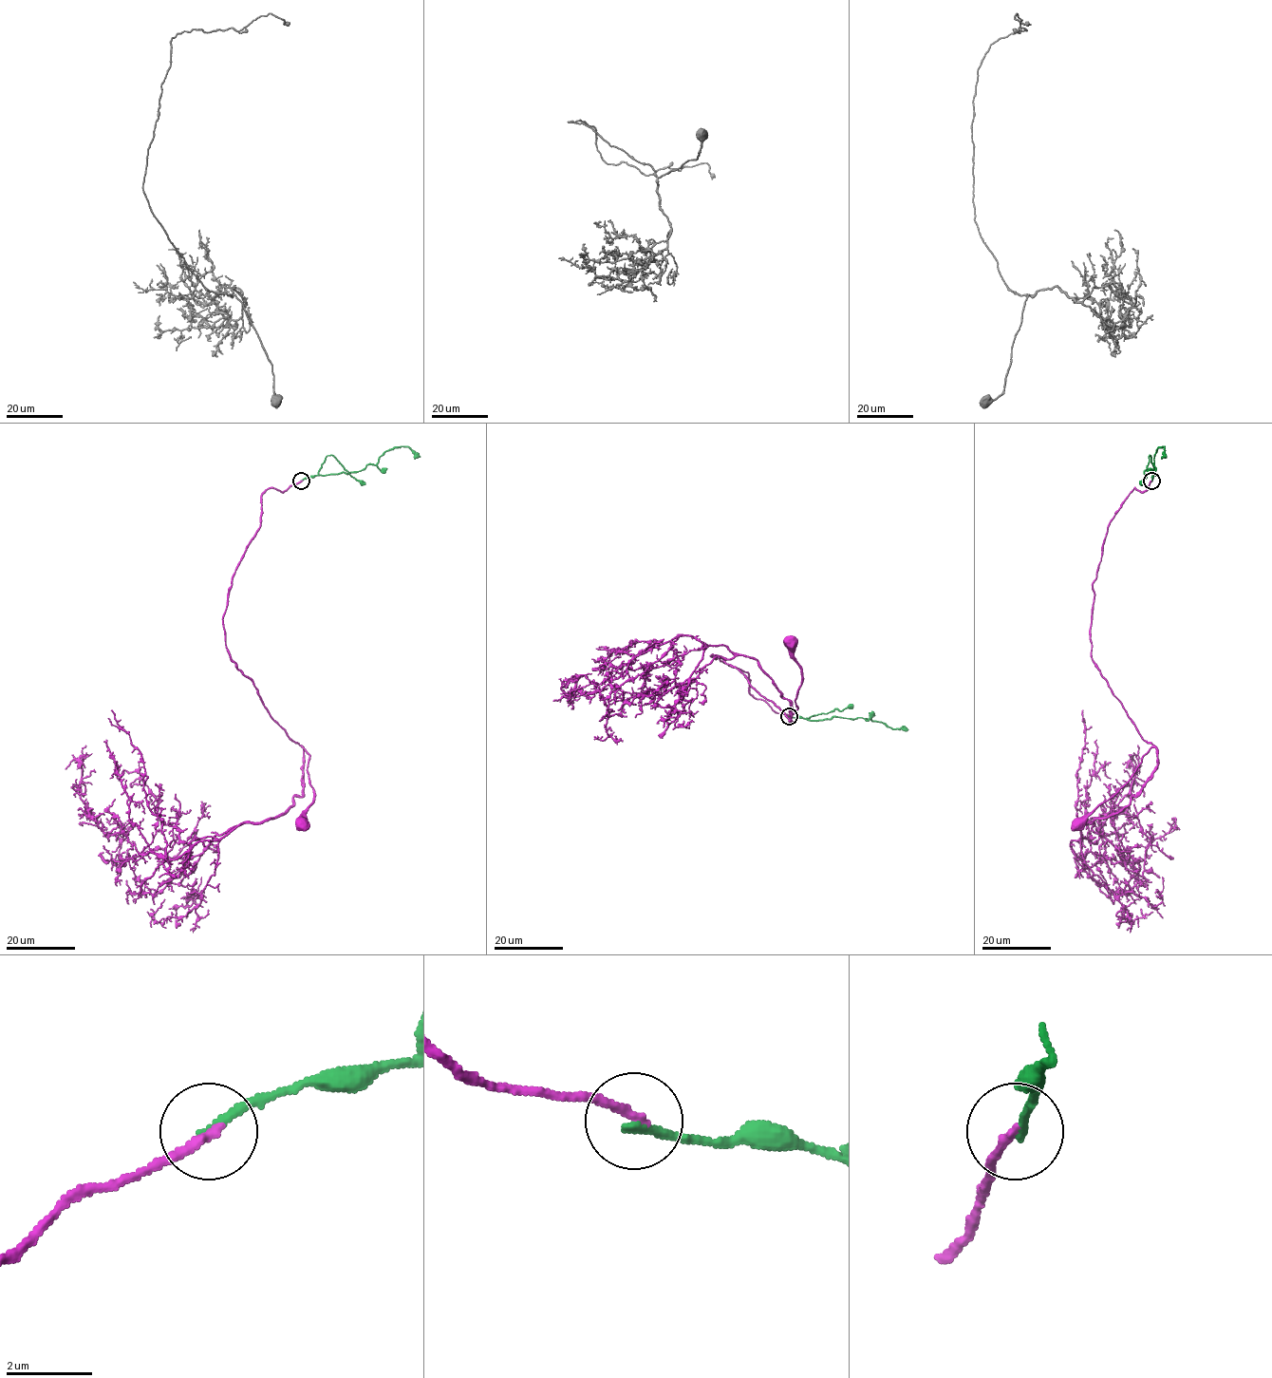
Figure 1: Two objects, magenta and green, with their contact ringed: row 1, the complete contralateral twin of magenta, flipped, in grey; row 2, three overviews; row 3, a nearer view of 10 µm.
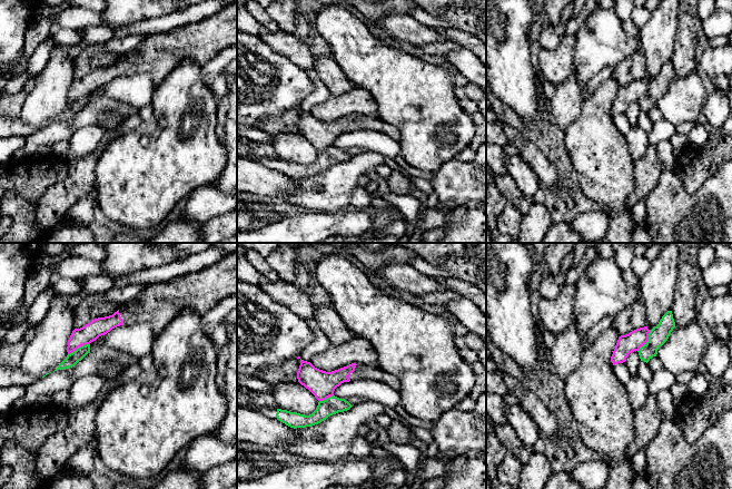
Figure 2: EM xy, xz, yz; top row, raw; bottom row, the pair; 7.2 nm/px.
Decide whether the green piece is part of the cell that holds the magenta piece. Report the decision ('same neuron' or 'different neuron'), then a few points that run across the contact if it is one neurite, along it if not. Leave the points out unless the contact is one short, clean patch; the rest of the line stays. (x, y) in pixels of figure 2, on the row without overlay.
different neuron; line yz (650, 80), (648, 90), (637, 101)

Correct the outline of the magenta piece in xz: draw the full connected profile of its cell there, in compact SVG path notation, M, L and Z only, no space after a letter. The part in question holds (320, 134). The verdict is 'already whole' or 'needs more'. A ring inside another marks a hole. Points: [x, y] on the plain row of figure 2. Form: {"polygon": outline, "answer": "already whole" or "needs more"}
{"polygon": "M300 109L297 121L298 133L308 139L318 151L334 146L334 141L344 133L355 130L375 130L386 133L390 138L399 141L398 129L383 121L378 117L352 114L338 120L326 123L315 118L310 113Z", "answer": "needs more"}

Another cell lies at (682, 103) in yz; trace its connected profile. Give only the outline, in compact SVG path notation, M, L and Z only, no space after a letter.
M696 69L685 78L675 77L667 91L659 98L656 107L673 126L698 123L708 94Z

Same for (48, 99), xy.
M56 45L49 60L39 75L36 86L27 95L20 119L42 128L53 123L67 108L68 90L75 80L75 59L68 55L72 45Z

